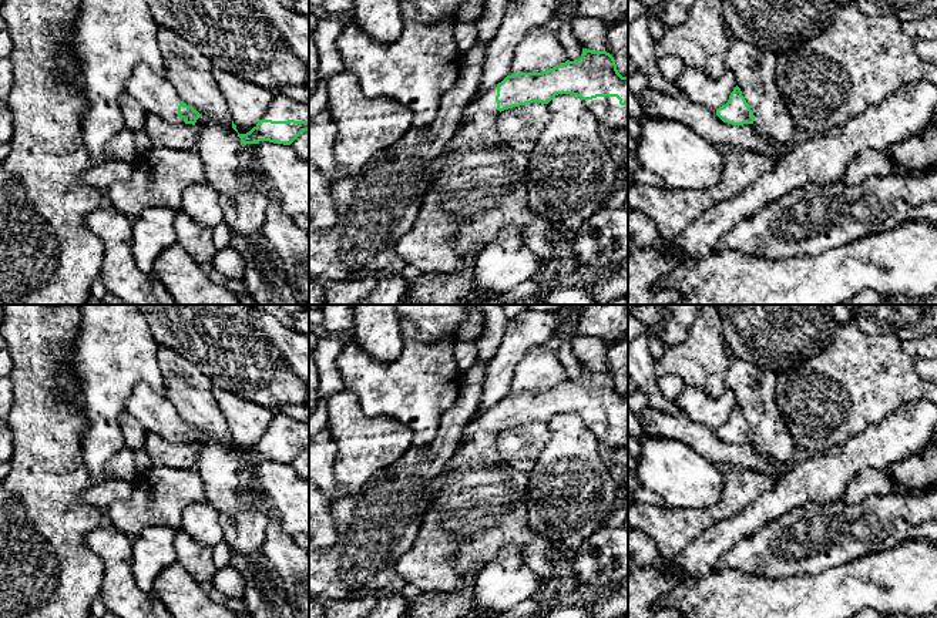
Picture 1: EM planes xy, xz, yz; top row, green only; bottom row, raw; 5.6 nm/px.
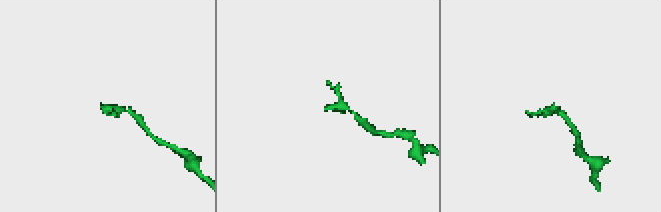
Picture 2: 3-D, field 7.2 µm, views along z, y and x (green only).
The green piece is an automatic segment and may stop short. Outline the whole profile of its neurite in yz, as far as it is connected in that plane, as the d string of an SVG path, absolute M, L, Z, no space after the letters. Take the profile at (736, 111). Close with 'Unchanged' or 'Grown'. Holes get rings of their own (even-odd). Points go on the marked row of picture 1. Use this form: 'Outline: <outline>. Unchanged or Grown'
Outline: M738 85L731 93L728 103L716 110L716 115L732 125L753 124L755 121L753 111Z. Unchanged

